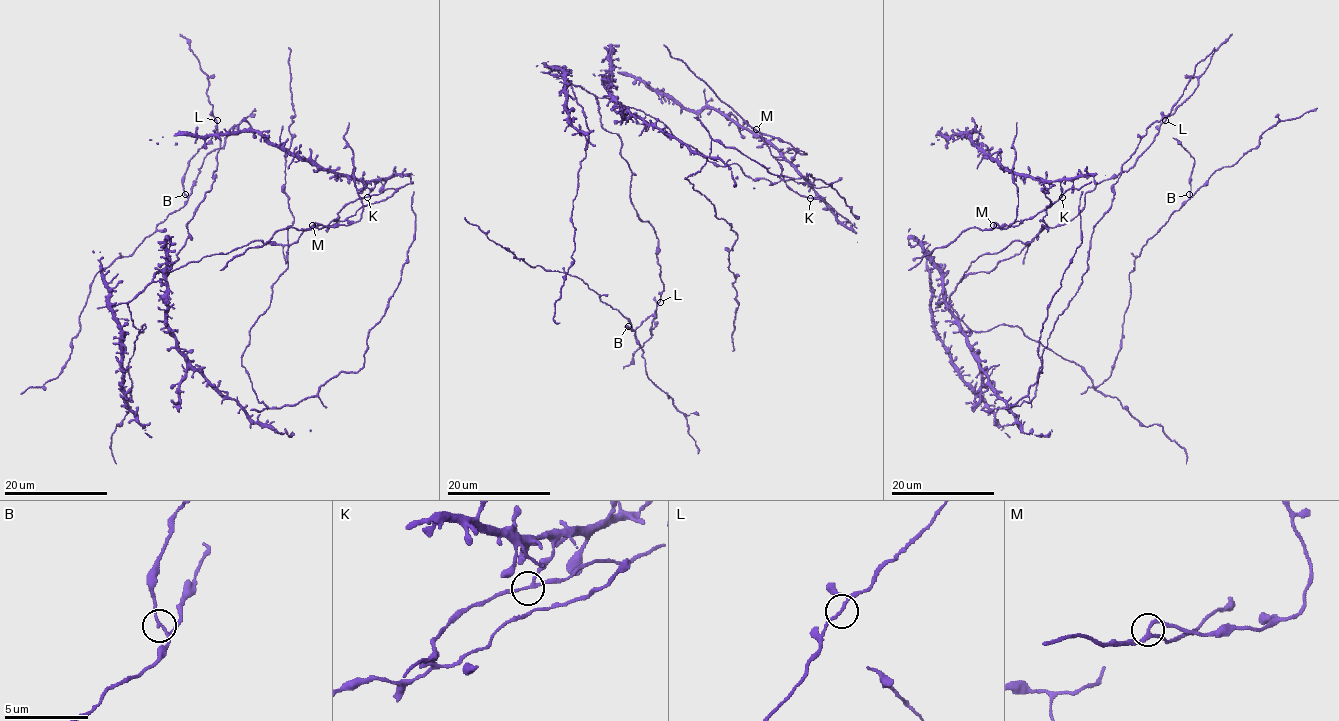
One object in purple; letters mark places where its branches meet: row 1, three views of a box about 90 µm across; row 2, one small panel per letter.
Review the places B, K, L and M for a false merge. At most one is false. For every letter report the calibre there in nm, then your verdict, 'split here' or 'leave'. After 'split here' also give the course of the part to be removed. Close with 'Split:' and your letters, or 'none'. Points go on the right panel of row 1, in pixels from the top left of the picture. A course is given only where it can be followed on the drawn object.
B: 130 nm | leave
K: 150 nm | leave
L: 140 nm | leave
M: 200 nm | leave
Split: none

